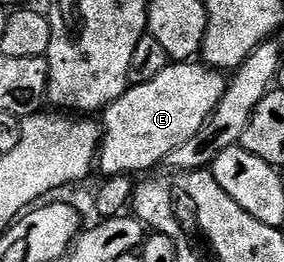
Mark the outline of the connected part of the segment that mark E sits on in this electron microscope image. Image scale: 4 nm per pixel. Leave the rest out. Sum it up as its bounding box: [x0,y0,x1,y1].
[97,61,229,176]

